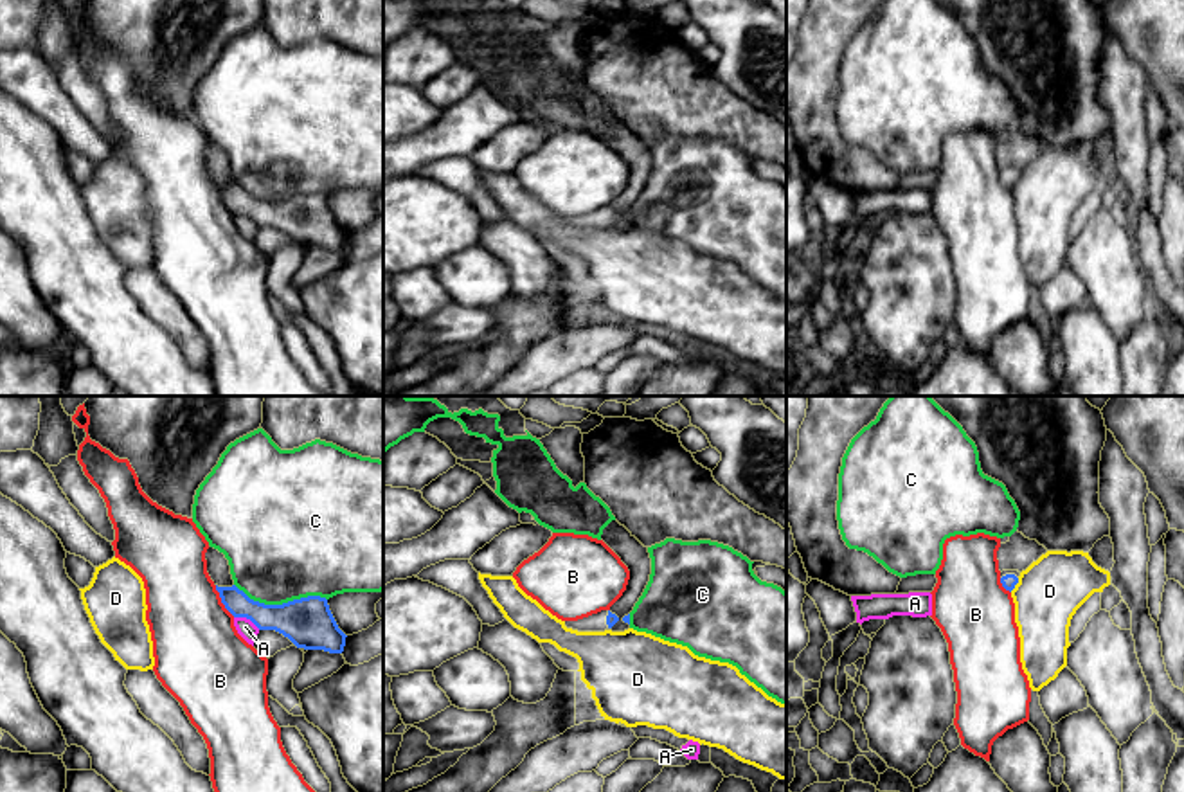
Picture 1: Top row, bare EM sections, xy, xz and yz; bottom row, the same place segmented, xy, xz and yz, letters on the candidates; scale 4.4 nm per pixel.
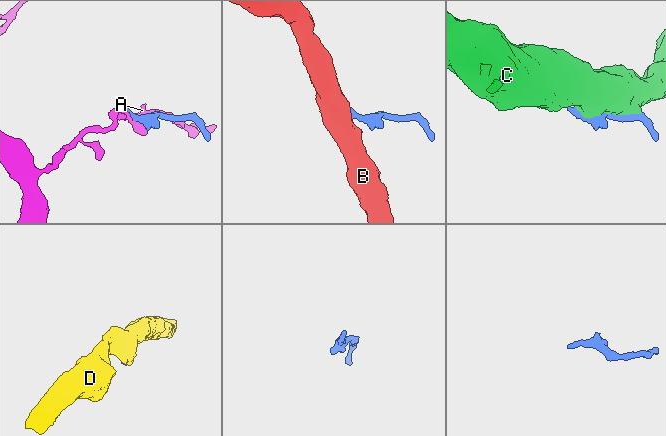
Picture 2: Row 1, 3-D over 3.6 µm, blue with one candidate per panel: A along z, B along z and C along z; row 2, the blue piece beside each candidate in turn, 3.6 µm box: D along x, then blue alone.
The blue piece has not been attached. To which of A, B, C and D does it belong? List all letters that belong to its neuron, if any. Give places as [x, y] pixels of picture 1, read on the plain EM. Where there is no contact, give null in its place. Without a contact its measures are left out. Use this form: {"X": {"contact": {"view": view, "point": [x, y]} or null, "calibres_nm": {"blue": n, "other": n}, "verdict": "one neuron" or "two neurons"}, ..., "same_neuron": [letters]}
{"A": {"contact": {"view": "xy", "point": [247, 215]}, "calibres_nm": {"blue": 200, "other": 80}, "verdict": "two neurons"}, "B": {"contact": {"view": "xy", "point": [222, 198]}, "calibres_nm": {"blue": 110, "other": 400}, "verdict": "two neurons"}, "C": {"contact": {"view": "xy", "point": [283, 200]}, "calibres_nm": {"blue": 220, "other": 480}, "verdict": "two neurons"}, "D": {"contact": {"view": "yz", "point": [1015, 180]}, "calibres_nm": {"blue": 70, "other": 300}, "verdict": "two neurons"}, "same_neuron": []}

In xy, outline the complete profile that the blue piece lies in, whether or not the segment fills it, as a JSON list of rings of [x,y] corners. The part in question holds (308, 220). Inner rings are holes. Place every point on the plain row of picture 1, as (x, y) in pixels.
[[[216,182],[216,187],[234,214],[247,214],[259,227],[275,227],[297,245],[344,248],[347,232],[338,225],[326,194],[308,193],[283,202],[265,202],[250,196],[236,182]]]

